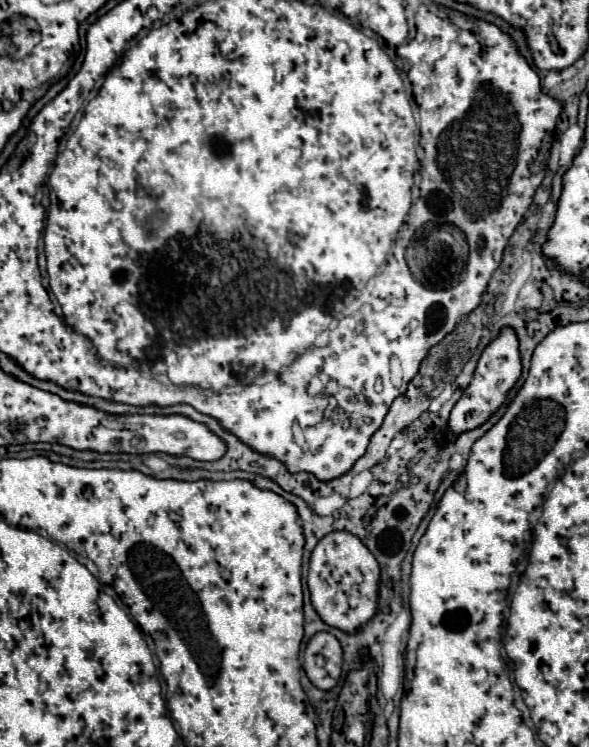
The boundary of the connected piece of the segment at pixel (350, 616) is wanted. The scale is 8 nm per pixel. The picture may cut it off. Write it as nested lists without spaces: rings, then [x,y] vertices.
[[[348,531],[328,533],[312,551],[308,568],[310,599],[320,619],[344,633],[358,631],[376,615],[380,565],[356,535]]]

